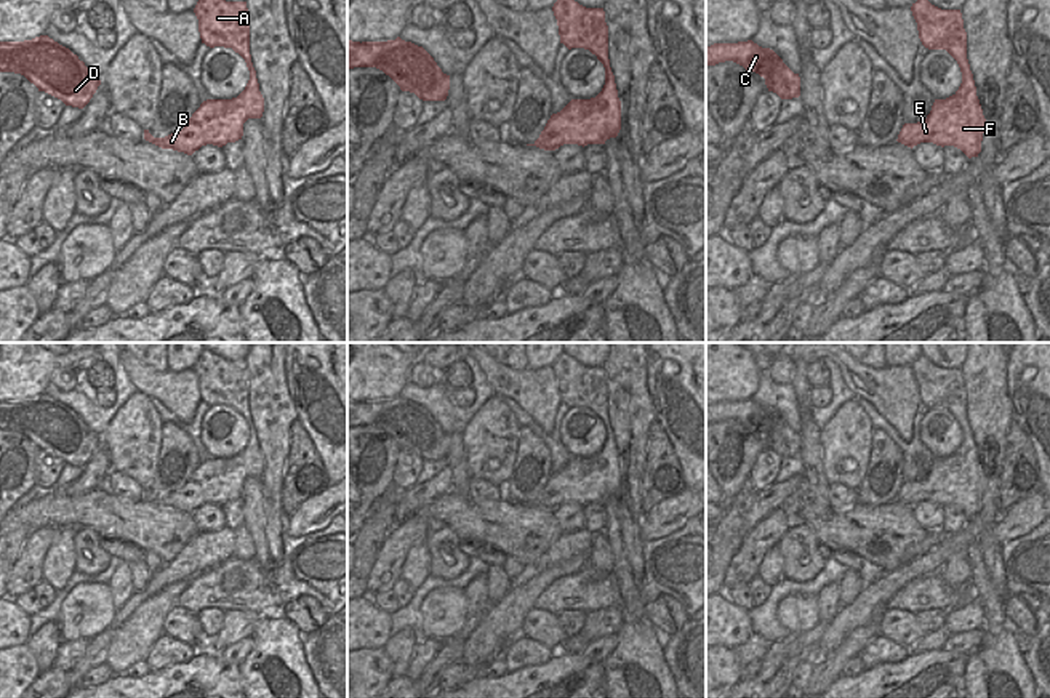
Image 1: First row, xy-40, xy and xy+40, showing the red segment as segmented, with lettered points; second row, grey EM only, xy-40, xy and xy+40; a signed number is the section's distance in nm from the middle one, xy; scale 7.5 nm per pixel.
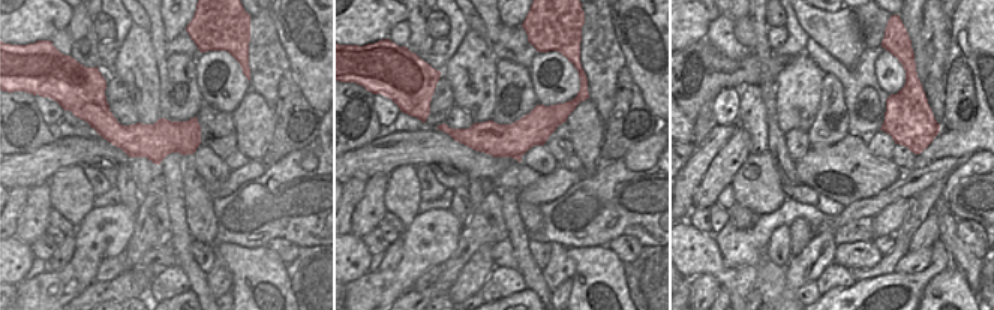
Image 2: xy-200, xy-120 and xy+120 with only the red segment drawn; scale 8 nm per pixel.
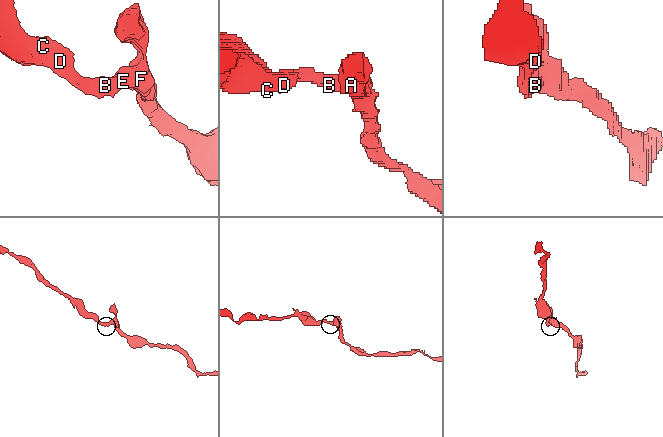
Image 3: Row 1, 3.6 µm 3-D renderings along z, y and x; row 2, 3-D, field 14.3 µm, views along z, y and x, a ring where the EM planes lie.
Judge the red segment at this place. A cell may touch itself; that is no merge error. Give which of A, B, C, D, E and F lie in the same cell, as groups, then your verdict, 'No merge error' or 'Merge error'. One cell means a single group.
Groups: A B C D E F. No merge error

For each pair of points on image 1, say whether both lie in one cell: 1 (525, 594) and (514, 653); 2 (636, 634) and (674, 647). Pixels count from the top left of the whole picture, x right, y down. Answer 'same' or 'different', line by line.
1: different
2: different

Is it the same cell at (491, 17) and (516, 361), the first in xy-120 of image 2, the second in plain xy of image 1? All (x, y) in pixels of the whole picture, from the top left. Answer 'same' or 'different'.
same

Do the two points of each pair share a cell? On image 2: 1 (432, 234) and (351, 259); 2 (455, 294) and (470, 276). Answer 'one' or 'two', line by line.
1: two
2: one

